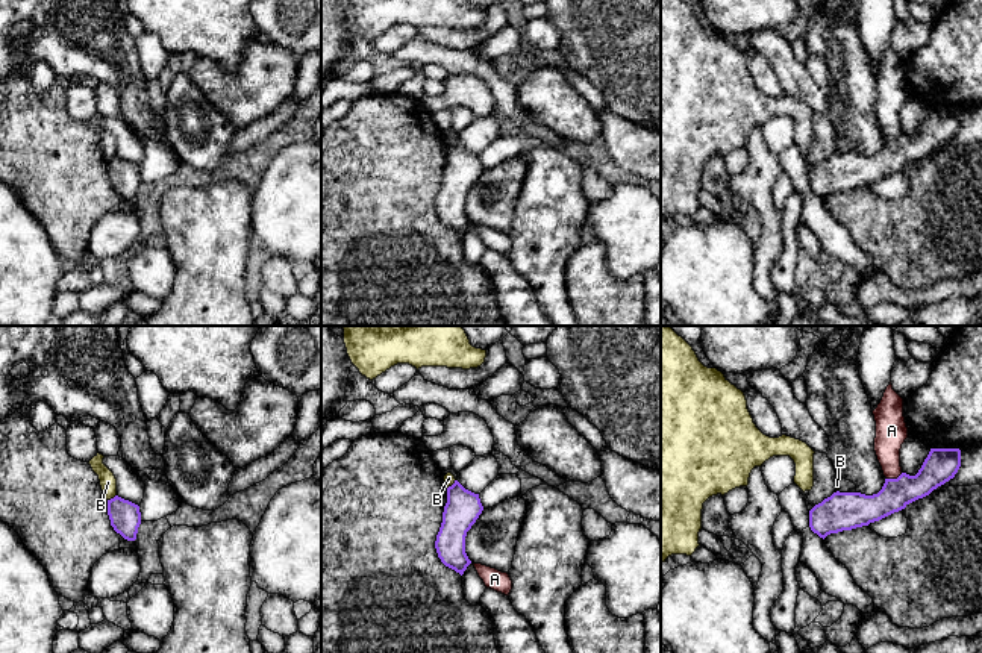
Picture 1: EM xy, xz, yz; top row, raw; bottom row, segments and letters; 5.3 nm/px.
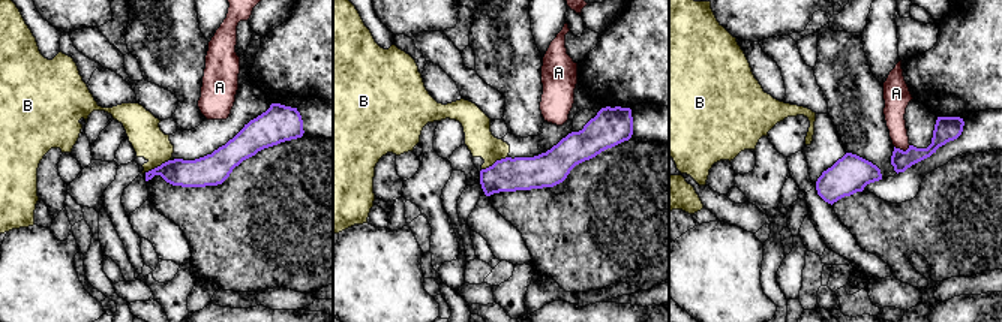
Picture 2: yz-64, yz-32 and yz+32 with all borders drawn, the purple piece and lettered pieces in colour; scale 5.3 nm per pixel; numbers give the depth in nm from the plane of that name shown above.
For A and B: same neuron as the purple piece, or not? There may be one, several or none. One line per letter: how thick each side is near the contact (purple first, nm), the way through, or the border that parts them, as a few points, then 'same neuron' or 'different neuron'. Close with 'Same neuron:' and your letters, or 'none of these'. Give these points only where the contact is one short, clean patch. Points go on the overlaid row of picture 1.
A: 180 nm thick on the purple side, 160 nm on the other; border along yz (902, 473), (887, 479); different neuron
B: 160 nm thick on the purple side, 90 nm on the other; runs through xy (125, 515), (111, 499), (108, 482); same neuron
Same neuron: B

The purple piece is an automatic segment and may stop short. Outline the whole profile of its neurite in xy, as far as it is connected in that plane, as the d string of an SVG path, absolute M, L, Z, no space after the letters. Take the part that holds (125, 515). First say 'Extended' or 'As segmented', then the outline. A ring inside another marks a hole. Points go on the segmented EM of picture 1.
Extended. M97 453L88 464L99 476L105 498L108 500L108 515L111 526L127 541L135 541L141 524L139 506L117 495L117 479L103 464L103 455Z

